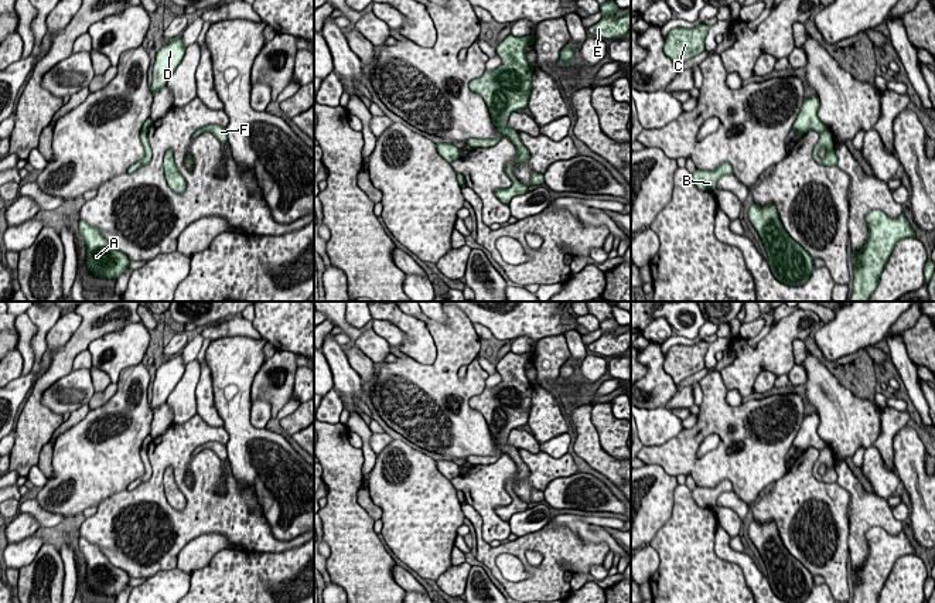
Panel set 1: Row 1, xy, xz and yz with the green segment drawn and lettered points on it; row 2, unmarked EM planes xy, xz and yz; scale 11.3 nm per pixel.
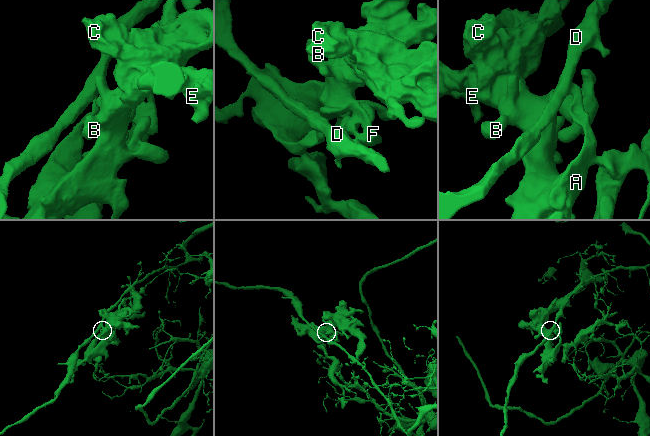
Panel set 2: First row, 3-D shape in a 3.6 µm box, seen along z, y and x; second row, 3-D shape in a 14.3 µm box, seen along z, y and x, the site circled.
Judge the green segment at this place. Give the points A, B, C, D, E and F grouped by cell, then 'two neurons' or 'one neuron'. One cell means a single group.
A B C E F / D; two neurons

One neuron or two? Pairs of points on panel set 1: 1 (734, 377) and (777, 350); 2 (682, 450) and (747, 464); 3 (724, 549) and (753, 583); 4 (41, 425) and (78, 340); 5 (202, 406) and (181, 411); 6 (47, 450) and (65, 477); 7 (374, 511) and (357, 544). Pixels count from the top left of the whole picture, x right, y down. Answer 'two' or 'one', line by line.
1: one
2: one
3: one
4: one
5: two
6: two
7: two

